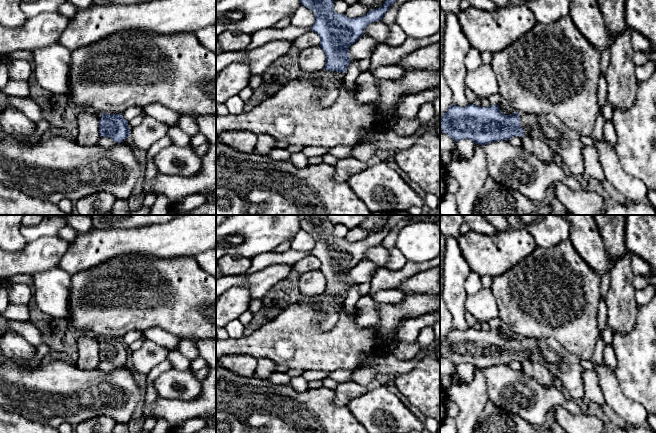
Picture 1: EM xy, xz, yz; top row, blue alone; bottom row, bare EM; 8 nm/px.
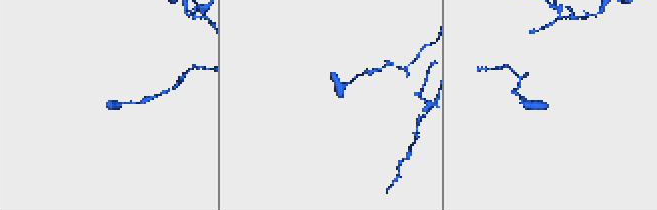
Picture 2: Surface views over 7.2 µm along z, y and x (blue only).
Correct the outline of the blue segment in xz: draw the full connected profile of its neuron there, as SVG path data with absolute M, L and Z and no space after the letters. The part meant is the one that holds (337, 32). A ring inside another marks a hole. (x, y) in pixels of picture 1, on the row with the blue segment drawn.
M333 0L300 1L301 5L314 12L316 20L310 28L319 35L319 46L326 56L324 69L307 77L324 89L321 105L331 106L338 98L339 87L344 82L351 62L349 47L363 35L369 24L382 20L396 0L386 0L382 7L371 9L366 15L354 18L336 13Z

